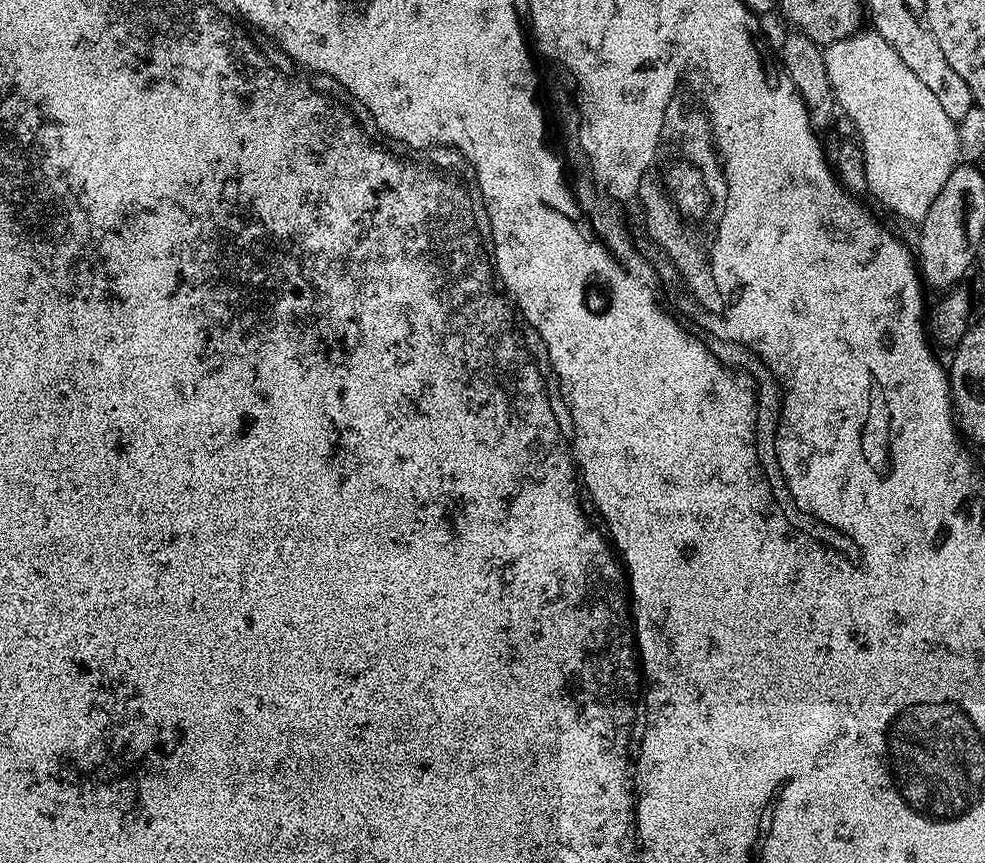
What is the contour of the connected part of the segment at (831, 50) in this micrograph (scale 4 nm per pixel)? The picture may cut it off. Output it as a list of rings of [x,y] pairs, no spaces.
[[[861,30],[852,36],[836,40],[833,44],[827,45],[823,49],[823,53],[829,82],[832,84],[832,95],[838,101],[839,111],[841,113],[844,111],[856,123],[856,128],[860,131],[858,143],[865,158],[867,191],[870,196],[873,196],[878,203],[885,204],[894,215],[901,216],[904,220],[913,220],[913,222],[924,220],[926,210],[930,210],[934,198],[938,198],[938,190],[942,190],[940,185],[940,124],[948,124],[951,120],[950,114],[946,114],[946,110],[942,110],[938,98],[934,98],[934,93],[910,71],[910,66],[906,66],[906,62],[902,62],[902,58],[898,58],[898,53],[890,46],[890,42],[886,42],[886,38],[882,38],[874,31]]]

